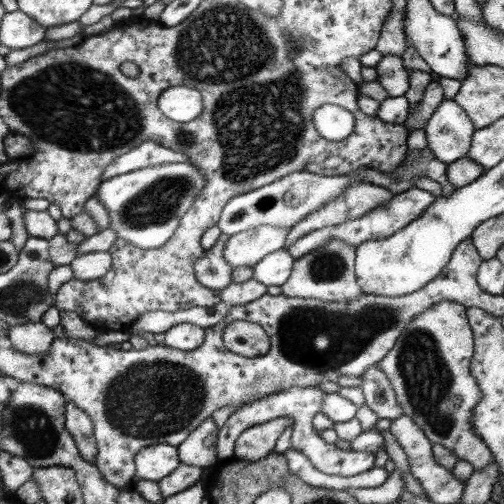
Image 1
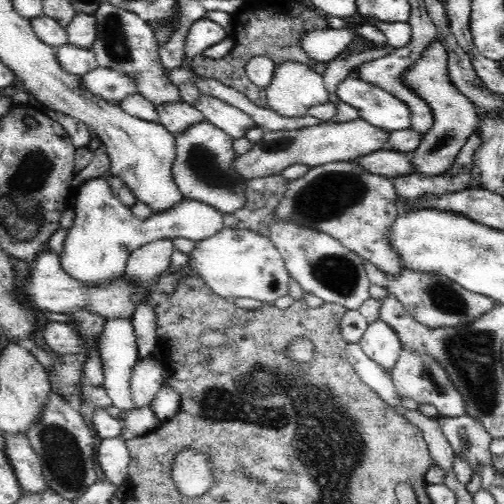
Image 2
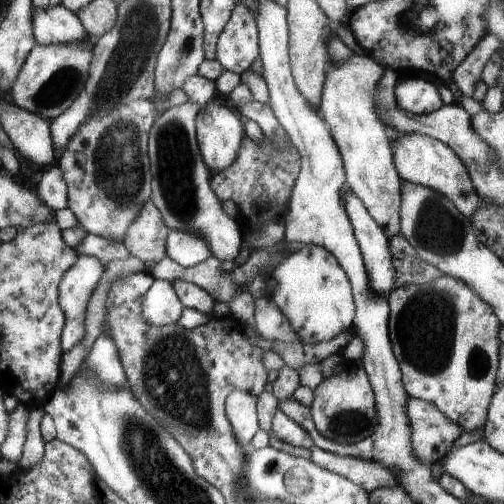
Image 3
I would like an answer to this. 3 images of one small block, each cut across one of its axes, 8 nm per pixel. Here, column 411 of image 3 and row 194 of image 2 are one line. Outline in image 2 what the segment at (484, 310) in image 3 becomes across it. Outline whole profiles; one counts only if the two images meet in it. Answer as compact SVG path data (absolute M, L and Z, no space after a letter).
M330 162L310 168L294 182L286 182L286 196L276 206L274 220L322 232L360 256L370 268L396 276L402 268L402 258L398 258L392 242L392 228L400 218L398 202L398 190L390 178L370 174L358 162Z

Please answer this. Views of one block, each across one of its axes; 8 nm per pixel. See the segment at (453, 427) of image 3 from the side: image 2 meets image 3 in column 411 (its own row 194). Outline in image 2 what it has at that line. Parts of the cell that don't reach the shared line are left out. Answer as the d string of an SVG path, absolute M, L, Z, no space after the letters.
M476 130L474 134L470 134L470 138L466 140L466 144L458 150L458 156L454 158L452 166L442 172L442 174L408 174L408 176L398 176L394 178L394 188L398 190L398 200L402 202L402 210L404 216L408 214L414 214L414 212L420 212L420 202L422 200L428 200L428 198L446 198L446 194L456 194L456 192L462 192L462 190L468 190L468 186L472 184L472 180L476 180L472 176L472 170L474 170L474 154L476 150L480 148L482 144L482 134Z

